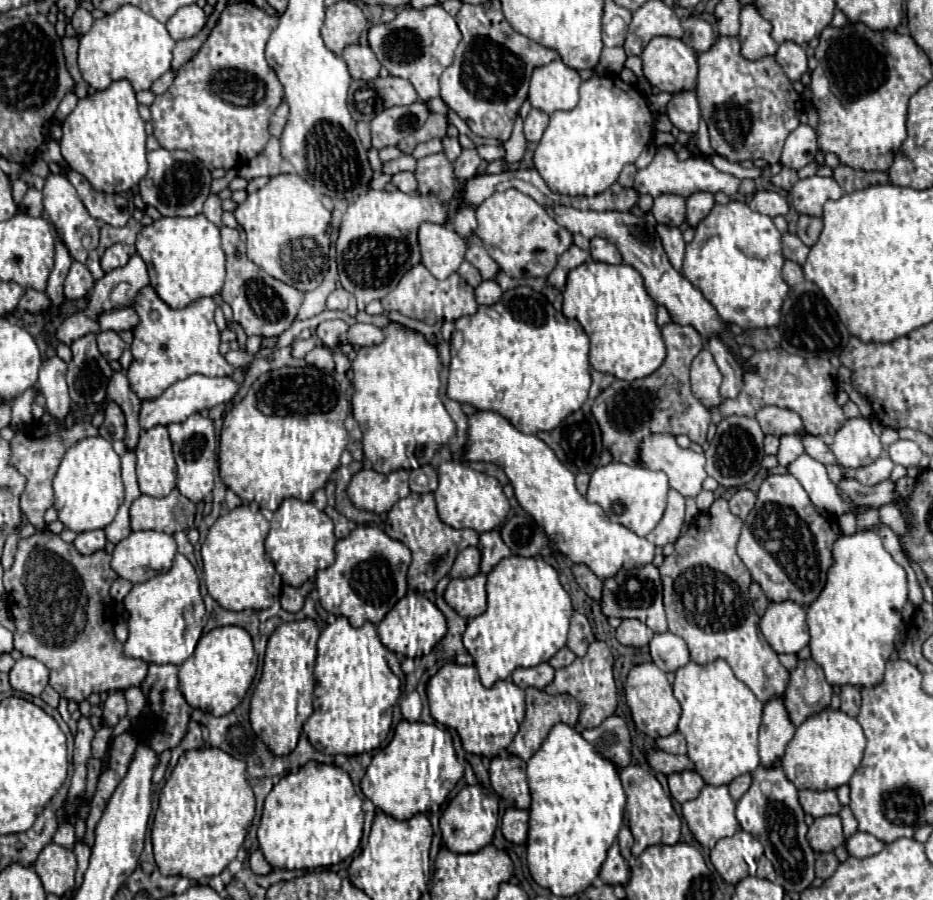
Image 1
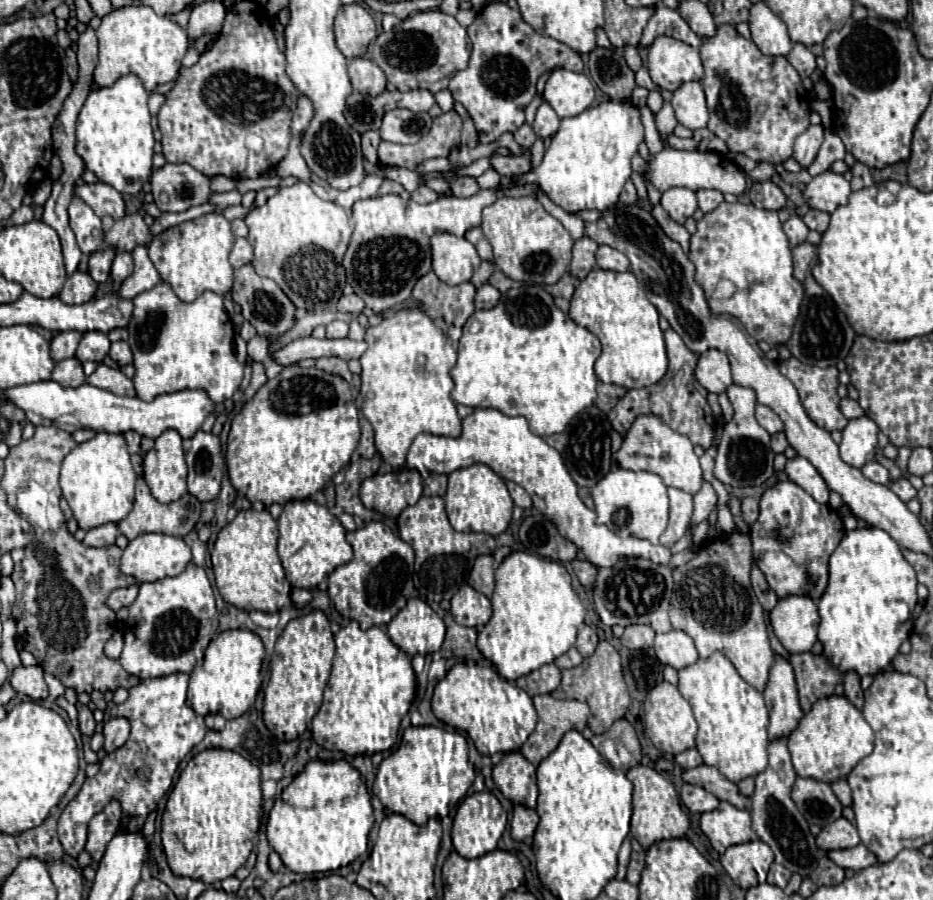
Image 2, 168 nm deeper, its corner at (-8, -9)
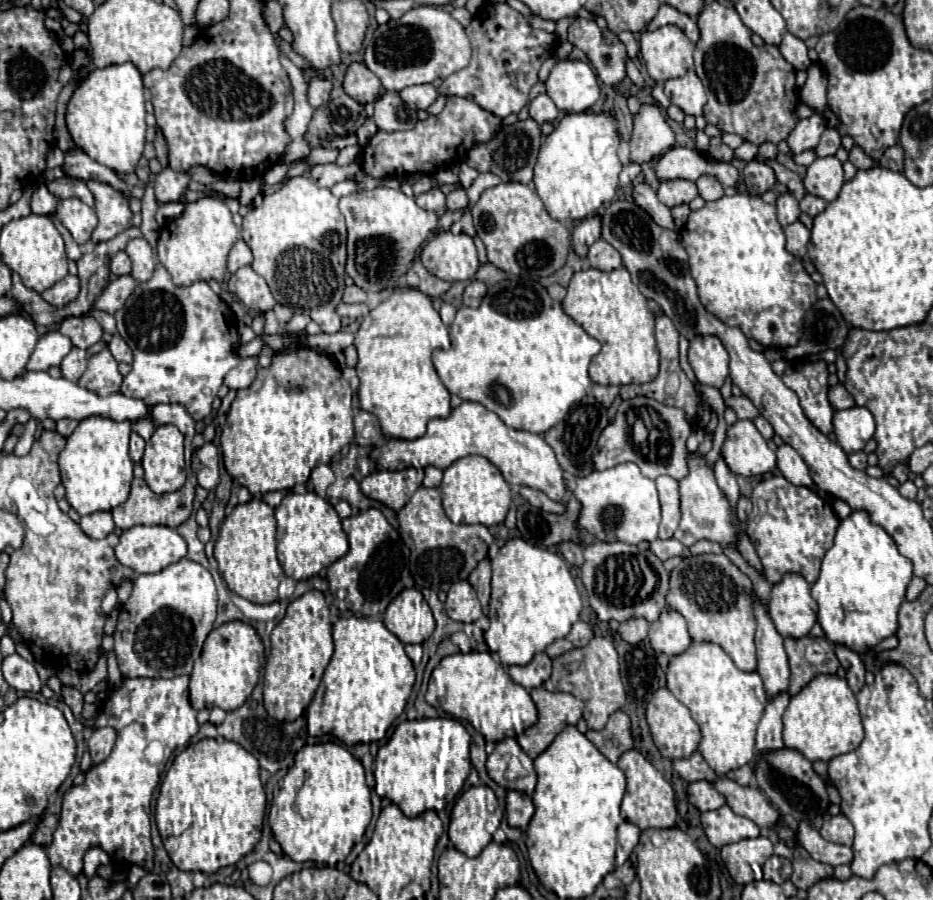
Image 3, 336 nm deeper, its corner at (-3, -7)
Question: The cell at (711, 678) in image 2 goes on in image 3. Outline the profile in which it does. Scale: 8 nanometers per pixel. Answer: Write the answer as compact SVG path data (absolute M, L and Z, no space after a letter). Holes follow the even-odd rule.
M692 642L684 654L670 660L666 678L668 690L690 708L692 718L700 726L702 740L698 752L704 756L708 766L718 776L726 776L744 764L752 764L756 726L766 704L766 692L758 672L738 670L718 644Z

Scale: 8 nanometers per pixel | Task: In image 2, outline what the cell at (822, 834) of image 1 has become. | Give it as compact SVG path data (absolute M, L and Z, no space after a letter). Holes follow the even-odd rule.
M843 816L837 818L835 822L823 826L823 830L817 836L817 846L825 852L839 850L839 848L853 848L859 842L861 840L859 840L857 828L849 820L845 820Z

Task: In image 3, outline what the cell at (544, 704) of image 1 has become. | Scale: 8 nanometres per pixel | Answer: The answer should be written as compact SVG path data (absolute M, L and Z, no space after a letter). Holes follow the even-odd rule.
M542 686L534 688L530 696L538 708L538 722L516 740L522 750L534 760L552 744L562 728L572 726L582 718L584 702L574 698L572 694L548 692Z

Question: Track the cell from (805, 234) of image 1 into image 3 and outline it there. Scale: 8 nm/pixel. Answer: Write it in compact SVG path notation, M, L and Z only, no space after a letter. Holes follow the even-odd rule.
M806 194L806 196L800 200L800 210L802 210L804 214L808 214L810 218L814 218L816 214L820 214L824 208L826 208L826 202L824 202L822 198L818 198L818 196Z

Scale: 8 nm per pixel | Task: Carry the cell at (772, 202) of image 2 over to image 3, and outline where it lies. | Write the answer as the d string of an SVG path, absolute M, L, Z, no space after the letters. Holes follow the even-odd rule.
M752 160L744 168L744 182L746 182L748 192L762 196L764 192L768 192L768 190L774 188L776 178L774 178L774 172L772 172L772 168L768 164Z

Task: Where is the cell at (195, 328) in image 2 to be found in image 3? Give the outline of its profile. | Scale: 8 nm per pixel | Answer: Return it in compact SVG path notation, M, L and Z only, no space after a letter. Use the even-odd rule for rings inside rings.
M156 264L154 276L148 282L142 282L134 288L124 308L120 308L114 314L114 318L118 322L118 334L134 352L132 370L124 376L122 382L122 394L142 398L146 404L178 402L186 406L192 418L206 418L212 412L212 400L218 396L224 376L236 364L240 364L240 336L236 316L232 314L228 304L220 300L220 296L216 296L206 282L196 282L188 288L174 286L168 270L162 264Z

